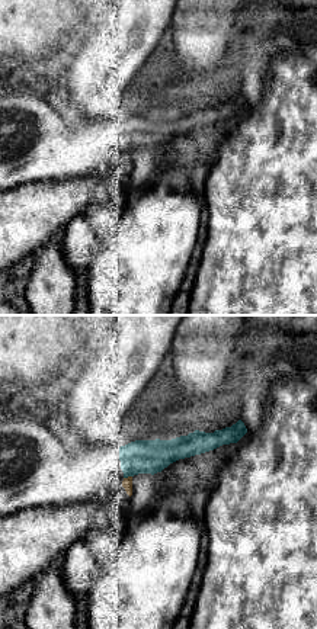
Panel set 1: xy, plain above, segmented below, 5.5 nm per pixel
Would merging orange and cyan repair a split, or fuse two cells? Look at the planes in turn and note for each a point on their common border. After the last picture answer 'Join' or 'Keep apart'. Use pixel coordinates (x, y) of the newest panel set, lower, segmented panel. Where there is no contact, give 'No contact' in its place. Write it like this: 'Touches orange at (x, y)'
Touches orange at (128, 477)

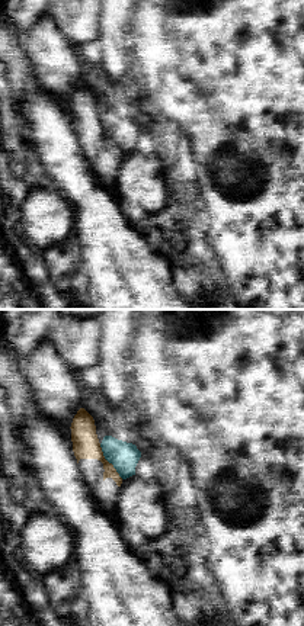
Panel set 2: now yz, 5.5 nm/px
Touches orange at (106, 461)

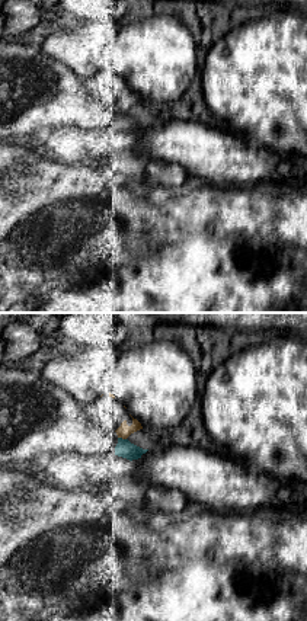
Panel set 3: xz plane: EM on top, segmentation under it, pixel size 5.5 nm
Touches orange at (122, 438)

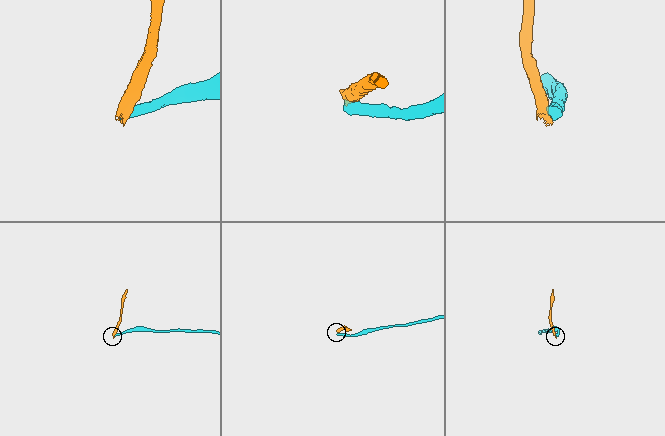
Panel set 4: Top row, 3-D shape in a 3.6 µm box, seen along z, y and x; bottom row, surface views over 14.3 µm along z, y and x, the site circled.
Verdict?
Keep apart

